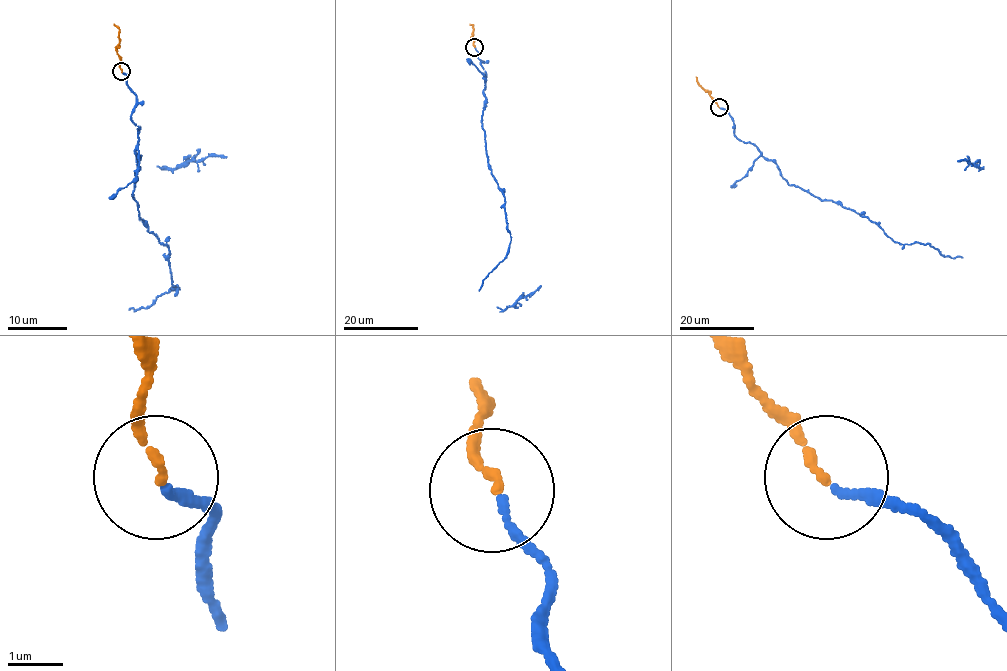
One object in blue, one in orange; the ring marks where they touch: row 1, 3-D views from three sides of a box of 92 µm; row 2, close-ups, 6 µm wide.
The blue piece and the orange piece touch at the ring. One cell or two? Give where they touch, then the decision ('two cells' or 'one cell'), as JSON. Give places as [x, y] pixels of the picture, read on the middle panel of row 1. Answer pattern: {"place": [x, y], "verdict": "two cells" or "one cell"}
{"place": [474, 47], "verdict": "one cell"}

